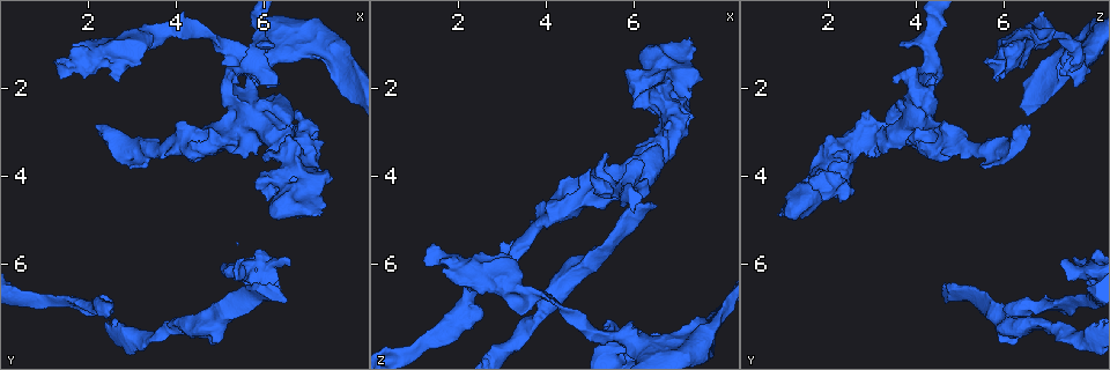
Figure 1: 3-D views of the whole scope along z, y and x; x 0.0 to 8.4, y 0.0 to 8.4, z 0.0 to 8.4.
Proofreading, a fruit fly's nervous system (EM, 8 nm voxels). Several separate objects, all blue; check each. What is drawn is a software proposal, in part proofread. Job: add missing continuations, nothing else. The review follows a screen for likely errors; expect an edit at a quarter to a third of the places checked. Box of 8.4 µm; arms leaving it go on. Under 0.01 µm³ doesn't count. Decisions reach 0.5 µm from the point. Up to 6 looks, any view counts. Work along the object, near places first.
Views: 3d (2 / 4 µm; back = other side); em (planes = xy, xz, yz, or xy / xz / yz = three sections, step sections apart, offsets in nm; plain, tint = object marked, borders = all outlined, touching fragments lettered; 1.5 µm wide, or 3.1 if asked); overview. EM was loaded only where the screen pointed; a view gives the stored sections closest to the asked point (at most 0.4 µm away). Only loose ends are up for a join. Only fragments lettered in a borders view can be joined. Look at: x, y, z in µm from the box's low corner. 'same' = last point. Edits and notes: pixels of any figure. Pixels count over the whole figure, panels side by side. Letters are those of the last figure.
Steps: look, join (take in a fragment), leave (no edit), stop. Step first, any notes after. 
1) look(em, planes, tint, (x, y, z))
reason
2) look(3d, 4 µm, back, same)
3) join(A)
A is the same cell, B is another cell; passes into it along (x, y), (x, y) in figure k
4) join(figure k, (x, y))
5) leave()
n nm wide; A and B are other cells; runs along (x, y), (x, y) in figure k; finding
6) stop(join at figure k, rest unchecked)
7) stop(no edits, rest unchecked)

look(em, yz, step 8, borders, (7.30, 4.90, 0.95))
free end

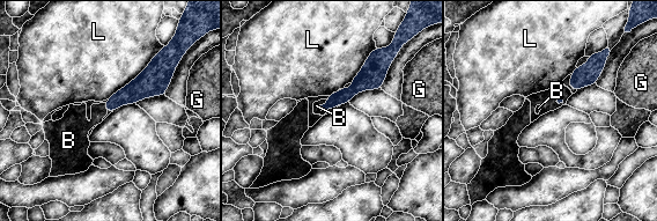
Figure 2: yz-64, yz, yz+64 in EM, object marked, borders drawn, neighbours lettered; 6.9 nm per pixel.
join(B)
B is the same cell, G and L are other cells; the neuron continues

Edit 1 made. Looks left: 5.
look(overview)
see it whole again

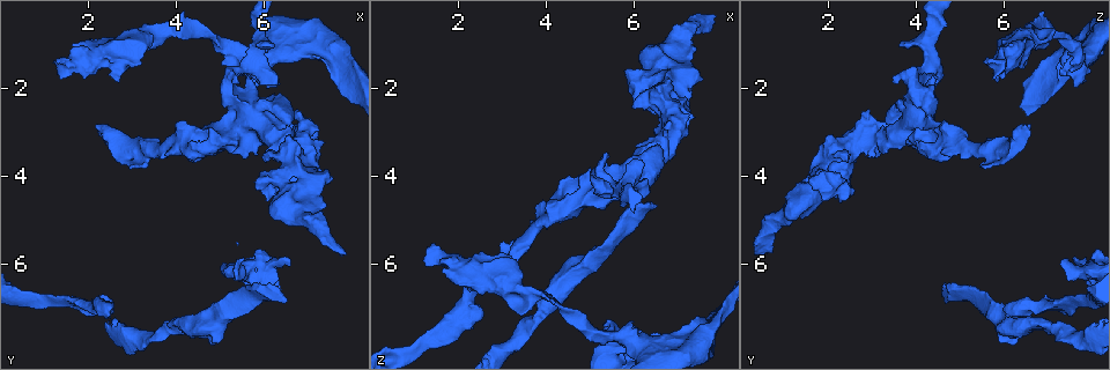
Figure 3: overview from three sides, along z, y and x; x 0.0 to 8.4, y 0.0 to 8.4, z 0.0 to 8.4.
look(em, planes, borders, (6.50, 5.90, 7.55))
free end

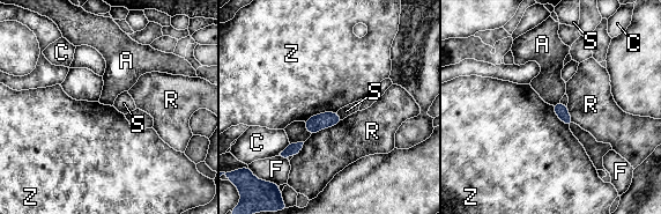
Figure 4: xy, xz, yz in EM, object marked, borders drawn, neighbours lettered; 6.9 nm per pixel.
leave()
A, C, F, R, S and Z are other cells; no lettered fragment goes on from it

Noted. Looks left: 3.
look(em, xz, step 4, borders, (2.50, 6.95, 5.95))
free end

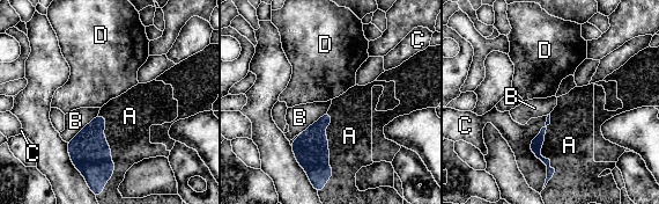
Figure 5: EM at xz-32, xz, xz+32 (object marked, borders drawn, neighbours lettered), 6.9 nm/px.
look(em, planes, borders, same)

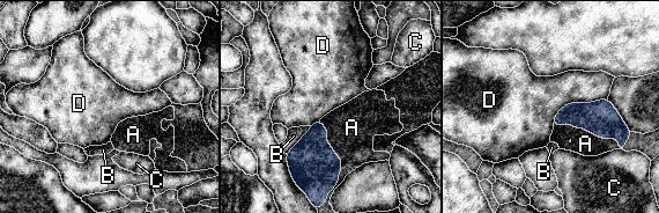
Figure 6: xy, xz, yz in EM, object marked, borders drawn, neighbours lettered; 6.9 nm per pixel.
join(A)
A is the same cell, B, C and D are other cells; the neuron continues

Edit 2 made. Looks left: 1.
stop(join at figure 2, join at figure 6, rest unchecked)

